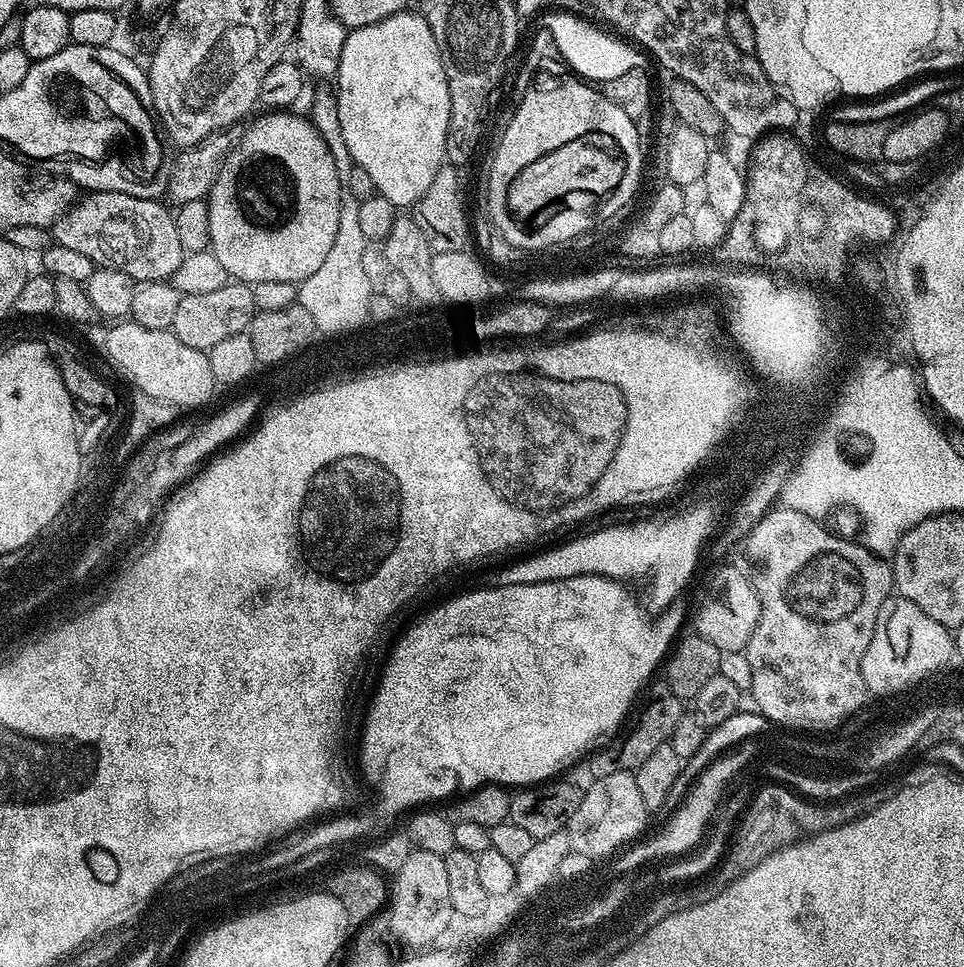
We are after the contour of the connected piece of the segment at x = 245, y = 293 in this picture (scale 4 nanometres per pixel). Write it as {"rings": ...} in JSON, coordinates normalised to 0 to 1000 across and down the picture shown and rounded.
{"rings":[[[238,292],[215,304],[188,305],[176,342],[185,350],[185,354],[215,362],[234,350],[243,350],[243,345],[256,343],[266,325],[260,297],[252,292]]]}

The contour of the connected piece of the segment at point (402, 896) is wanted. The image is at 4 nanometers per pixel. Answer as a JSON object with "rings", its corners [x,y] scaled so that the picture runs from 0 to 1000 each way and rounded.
{"rings":[[[427,879],[417,898],[409,903],[405,910],[405,939],[407,935],[407,944],[402,951],[407,954],[407,964],[420,976],[425,982],[440,982],[443,976],[452,976],[455,973],[460,963],[463,962],[463,956],[466,953],[470,941],[467,937],[467,916],[463,905],[463,891],[460,885],[454,883]]]}

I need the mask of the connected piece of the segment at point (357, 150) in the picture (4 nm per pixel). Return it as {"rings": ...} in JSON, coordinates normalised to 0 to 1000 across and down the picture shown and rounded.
{"rings":[[[420,10],[409,14],[405,19],[396,19],[396,23],[388,23],[384,27],[364,30],[357,38],[355,48],[355,60],[346,80],[348,96],[351,110],[351,124],[354,126],[355,143],[357,144],[356,156],[361,156],[365,160],[364,169],[370,174],[380,176],[388,188],[390,199],[399,203],[412,217],[426,216],[442,201],[442,195],[446,193],[446,188],[450,186],[450,180],[462,169],[461,148],[465,138],[465,127],[467,126],[467,93],[463,85],[463,72],[459,68],[459,60],[454,56],[454,48],[450,43],[450,35],[446,27],[440,22],[439,16],[435,11]]]}

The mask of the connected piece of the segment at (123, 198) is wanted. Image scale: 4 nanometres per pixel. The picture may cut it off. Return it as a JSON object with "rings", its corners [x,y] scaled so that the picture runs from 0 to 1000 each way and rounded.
{"rings":[[[92,198],[90,201],[84,202],[80,206],[79,210],[71,216],[68,221],[64,221],[58,231],[54,233],[52,239],[54,242],[54,247],[57,251],[68,254],[73,259],[78,259],[78,261],[89,263],[89,267],[93,267],[98,272],[106,277],[121,277],[127,279],[131,283],[135,283],[135,287],[139,287],[142,292],[147,290],[174,290],[177,286],[178,281],[182,277],[186,275],[187,272],[192,267],[192,261],[185,252],[185,243],[182,238],[182,230],[179,228],[179,220],[177,218],[170,216],[166,212],[167,208],[165,206],[152,207],[151,205],[139,205],[135,201],[127,201],[126,199],[96,199]]]}

